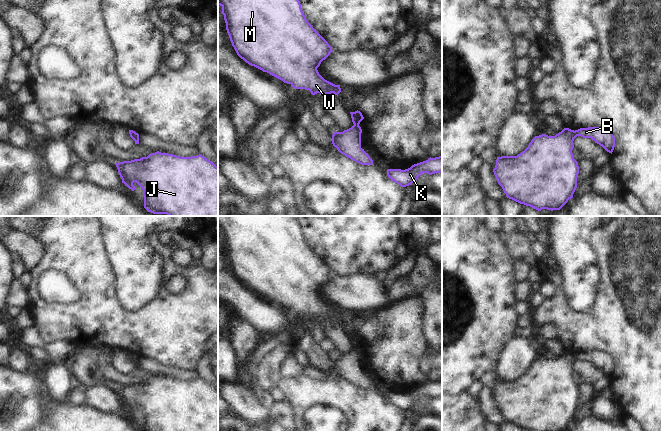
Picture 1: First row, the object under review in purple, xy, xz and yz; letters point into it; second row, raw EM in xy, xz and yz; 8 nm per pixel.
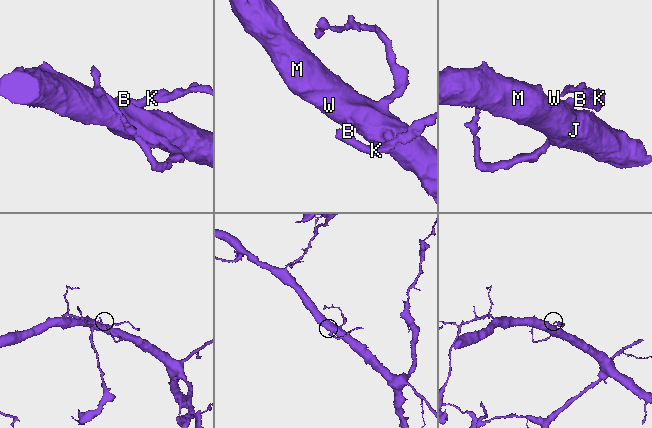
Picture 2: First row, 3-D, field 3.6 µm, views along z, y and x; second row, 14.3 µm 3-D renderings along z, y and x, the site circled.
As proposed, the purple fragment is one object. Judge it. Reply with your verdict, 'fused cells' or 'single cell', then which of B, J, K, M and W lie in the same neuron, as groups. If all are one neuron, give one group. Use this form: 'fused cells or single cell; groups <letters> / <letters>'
fused cells; groups B K / J M W

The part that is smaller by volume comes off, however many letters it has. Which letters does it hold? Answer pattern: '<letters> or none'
B, K

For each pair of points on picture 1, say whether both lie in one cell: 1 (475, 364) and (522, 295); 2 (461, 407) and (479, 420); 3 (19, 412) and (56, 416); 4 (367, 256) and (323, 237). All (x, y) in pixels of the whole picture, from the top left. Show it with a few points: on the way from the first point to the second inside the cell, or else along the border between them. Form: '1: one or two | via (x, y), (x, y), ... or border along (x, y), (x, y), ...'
1: two | border along (518, 284), (515, 290), (516, 300)
2: one | via (465, 411), (475, 420)
3: two | border along (47, 399), (45, 414), (40, 420)
4: one | via (356, 245), (348, 237), (334, 237)

